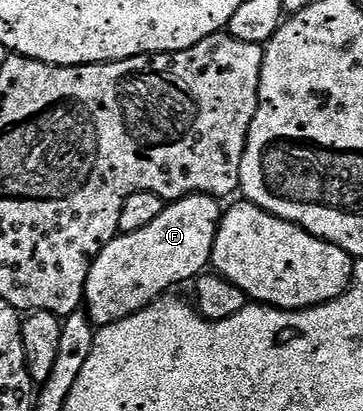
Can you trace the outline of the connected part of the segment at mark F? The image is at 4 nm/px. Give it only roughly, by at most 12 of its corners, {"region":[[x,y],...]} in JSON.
{"region":[[171,201],[90,266],[97,329],[209,267],[221,201]]}

